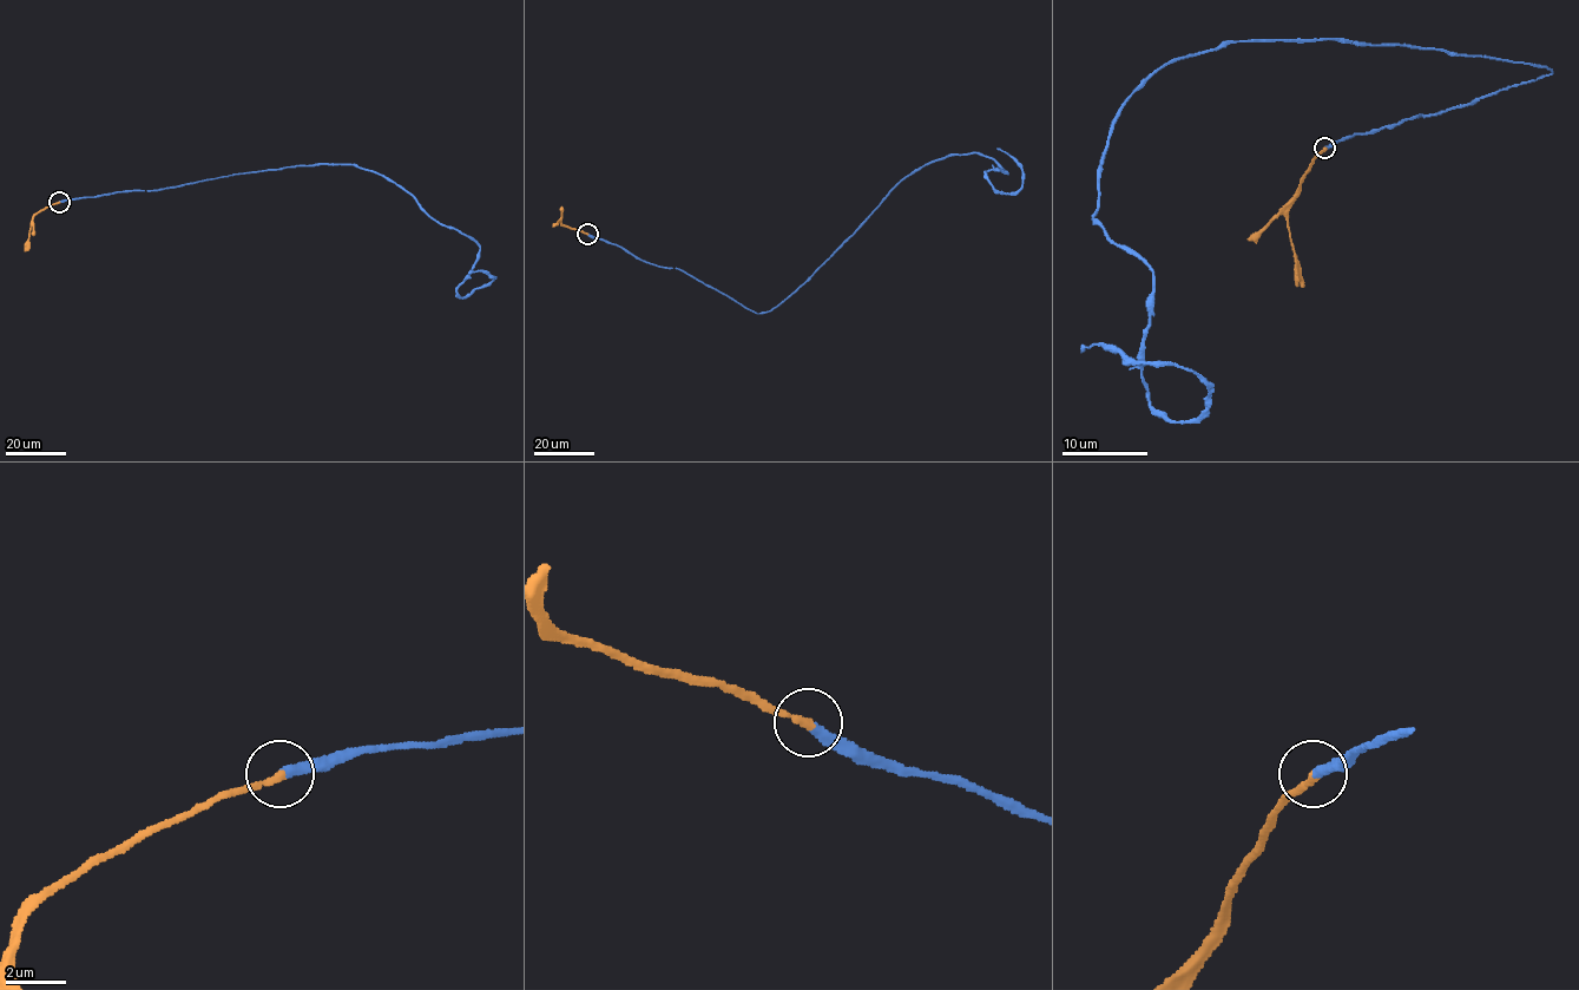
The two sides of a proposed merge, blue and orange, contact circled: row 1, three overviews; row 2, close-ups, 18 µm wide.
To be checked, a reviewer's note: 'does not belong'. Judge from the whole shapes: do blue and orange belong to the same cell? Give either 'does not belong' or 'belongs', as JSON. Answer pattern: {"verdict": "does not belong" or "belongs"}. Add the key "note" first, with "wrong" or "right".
{"note": "wrong", "verdict": "belongs"}

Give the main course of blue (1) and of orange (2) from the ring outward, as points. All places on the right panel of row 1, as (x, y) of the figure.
1: (1323, 146), (1552, 72), (1165, 63), (1096, 220), (1153, 273), (1149, 399), (1206, 407), (1080, 352)
2: (1323, 149), (1294, 194), (1288, 212), (1294, 275), (1302, 287)

